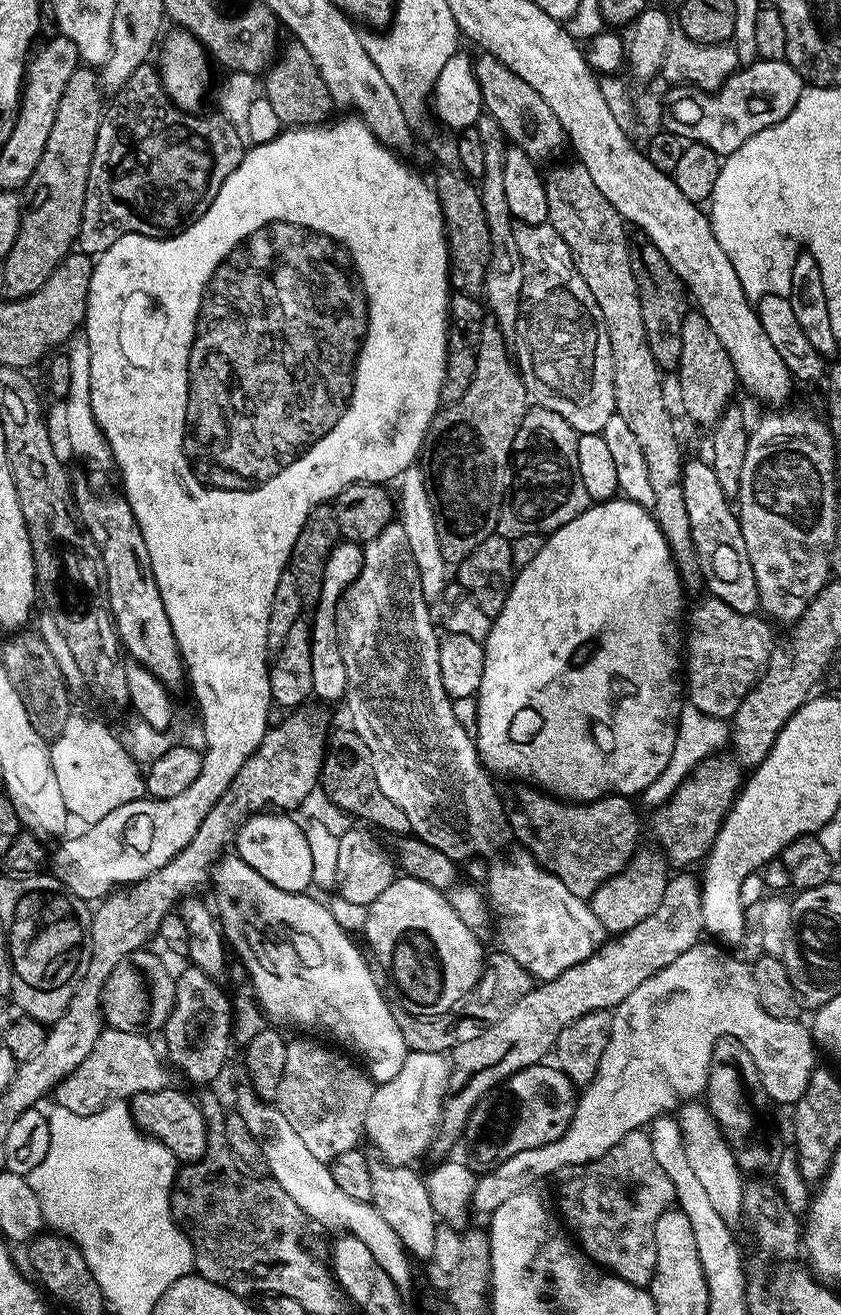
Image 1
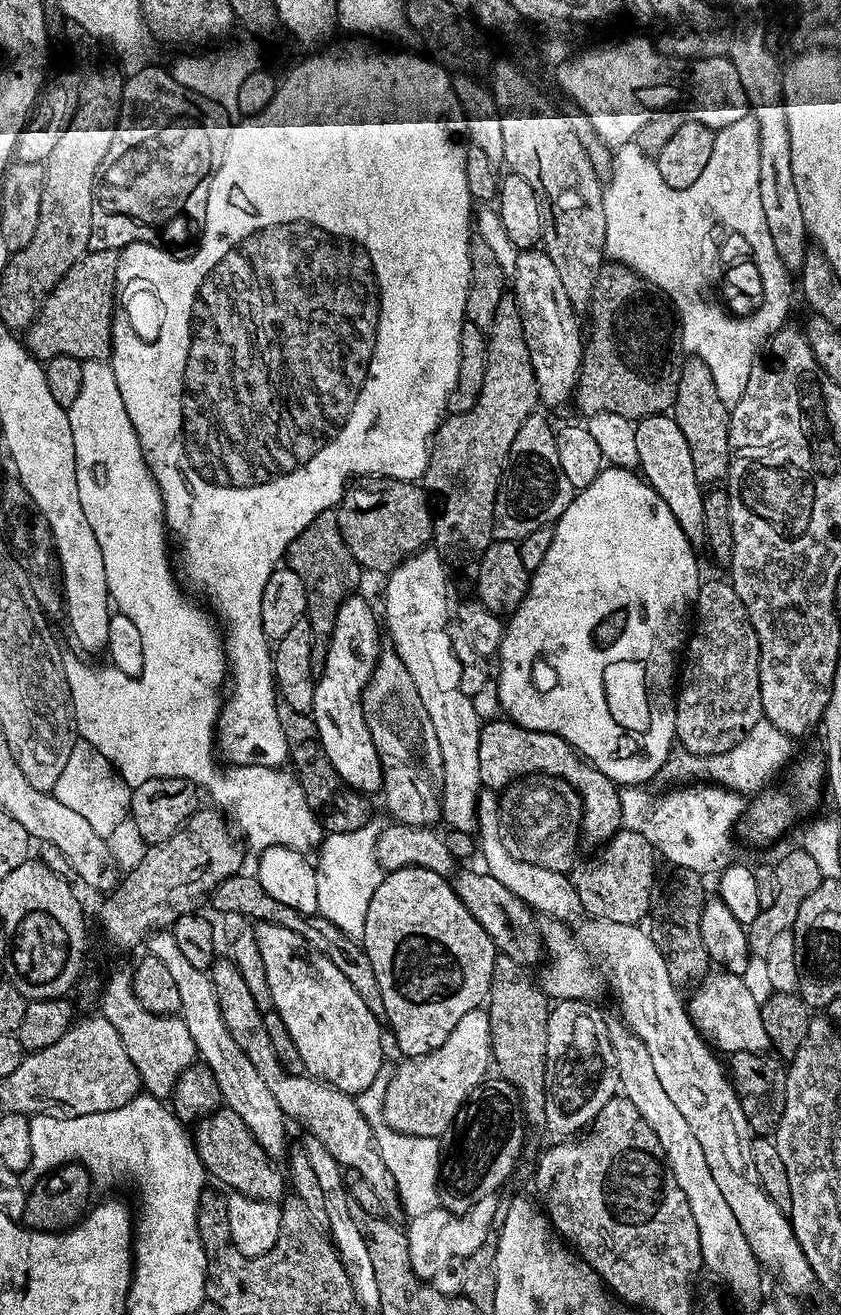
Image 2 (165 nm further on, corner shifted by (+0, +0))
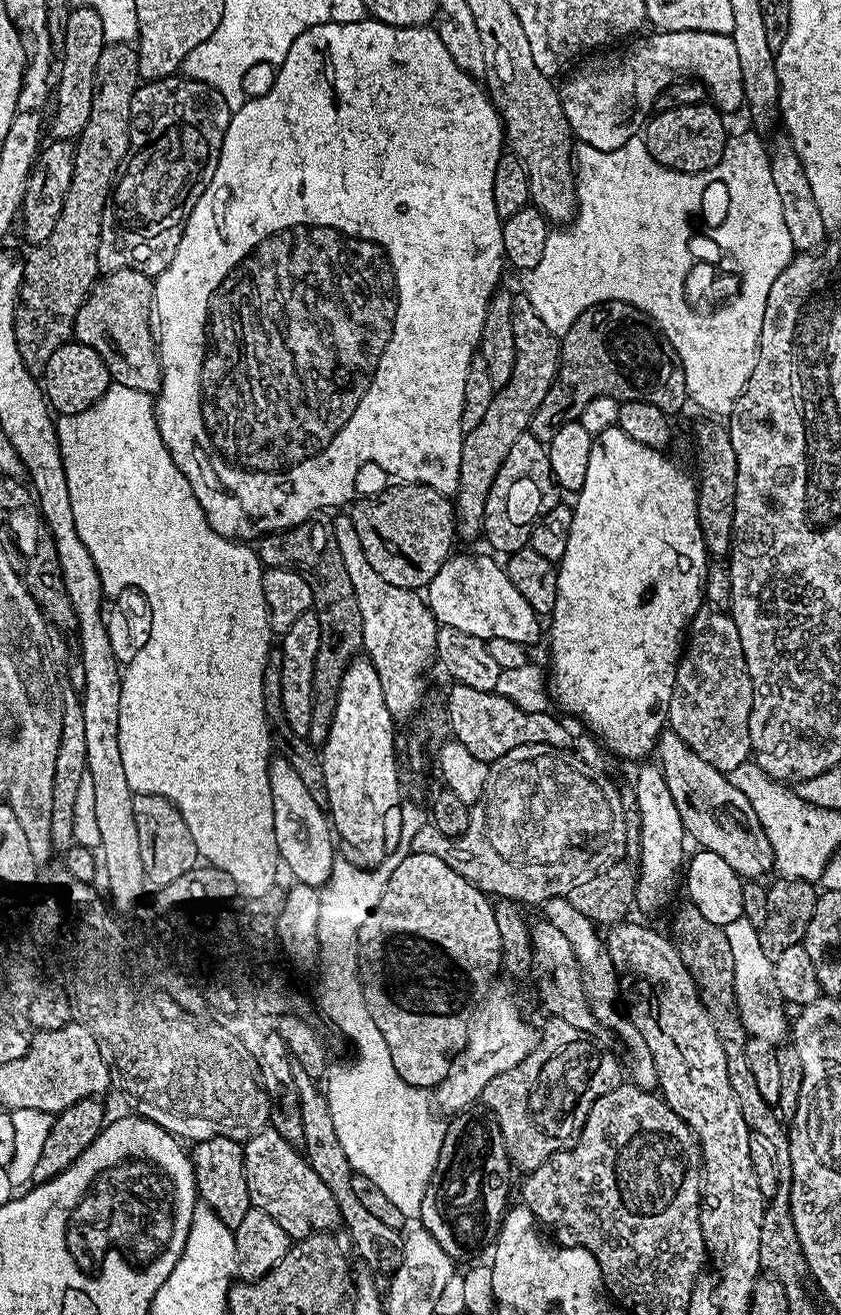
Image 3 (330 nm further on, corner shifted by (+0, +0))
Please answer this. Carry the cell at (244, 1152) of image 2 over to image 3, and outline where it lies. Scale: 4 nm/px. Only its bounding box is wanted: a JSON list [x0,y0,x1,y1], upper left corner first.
[243,1126,341,1241]

